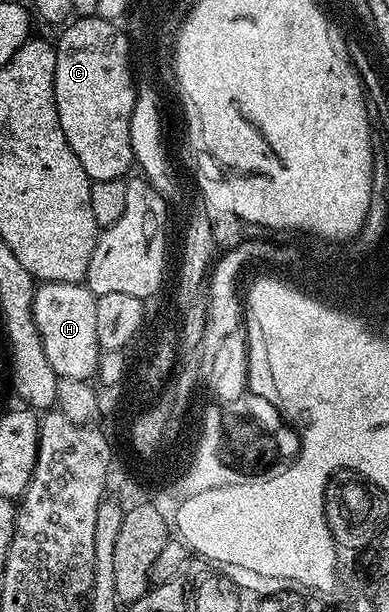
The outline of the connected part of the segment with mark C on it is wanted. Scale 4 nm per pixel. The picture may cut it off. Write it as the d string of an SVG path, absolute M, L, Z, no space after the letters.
M75 17L56 38L56 76L54 77L54 95L56 96L56 112L60 116L60 128L64 128L64 140L72 152L76 152L76 160L80 160L80 168L91 182L100 180L125 179L135 165L132 150L132 137L129 135L135 100L135 75L131 69L130 46L126 38L117 30L115 23L109 18Z

